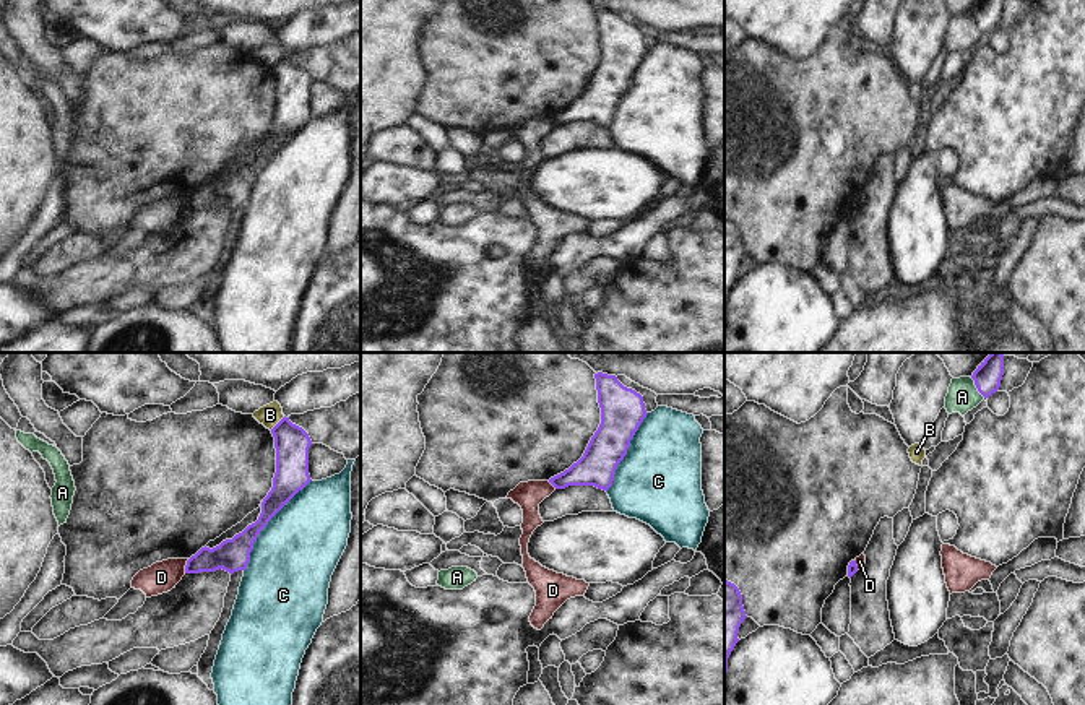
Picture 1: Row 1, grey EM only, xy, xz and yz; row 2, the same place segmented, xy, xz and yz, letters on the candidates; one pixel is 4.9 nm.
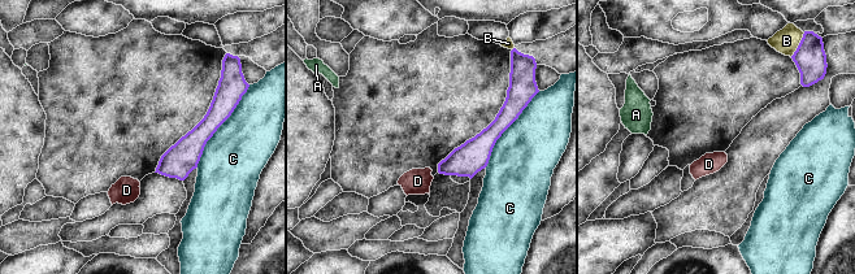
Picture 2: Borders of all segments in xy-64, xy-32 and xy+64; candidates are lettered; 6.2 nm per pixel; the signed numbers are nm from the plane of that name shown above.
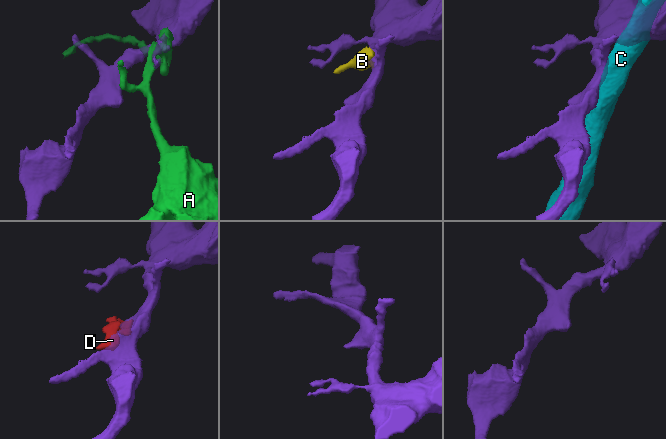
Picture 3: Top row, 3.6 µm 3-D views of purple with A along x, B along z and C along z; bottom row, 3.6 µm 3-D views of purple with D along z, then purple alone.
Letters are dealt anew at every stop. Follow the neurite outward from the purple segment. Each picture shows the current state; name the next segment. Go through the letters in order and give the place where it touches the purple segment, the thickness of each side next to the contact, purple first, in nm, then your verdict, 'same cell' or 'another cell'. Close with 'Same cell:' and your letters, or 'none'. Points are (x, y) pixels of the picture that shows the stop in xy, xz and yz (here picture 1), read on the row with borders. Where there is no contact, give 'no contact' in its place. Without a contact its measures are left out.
A: contact yz (976, 387); calibres 140 and 150 nm; another cell
B: contact xy (278, 423); calibres 170 and 110 nm; another cell
C: contact xy (267, 523); calibres 160 and 420 nm; another cell
D: contact xy (185, 566); calibres 160 and 160 nm; another cell
Same cell: none

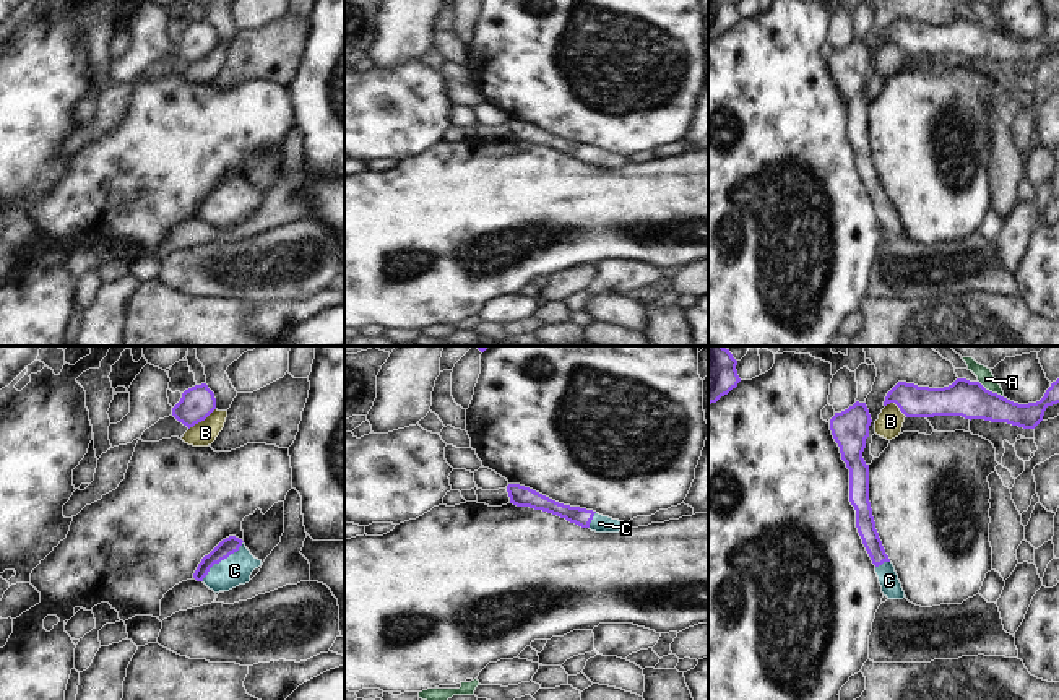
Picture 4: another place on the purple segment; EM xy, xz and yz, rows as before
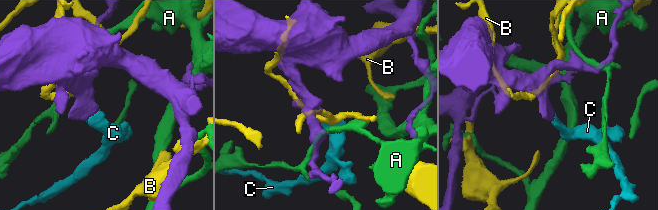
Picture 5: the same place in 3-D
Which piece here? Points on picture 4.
A: contact yz (991, 392); calibres 190 and 80 nm; another cell
B: contact xy (202, 419); calibres 170 and 120 nm; another cell
C: contact xy (221, 559); calibres 90 and 150 nm; same cell
Same cell: C

